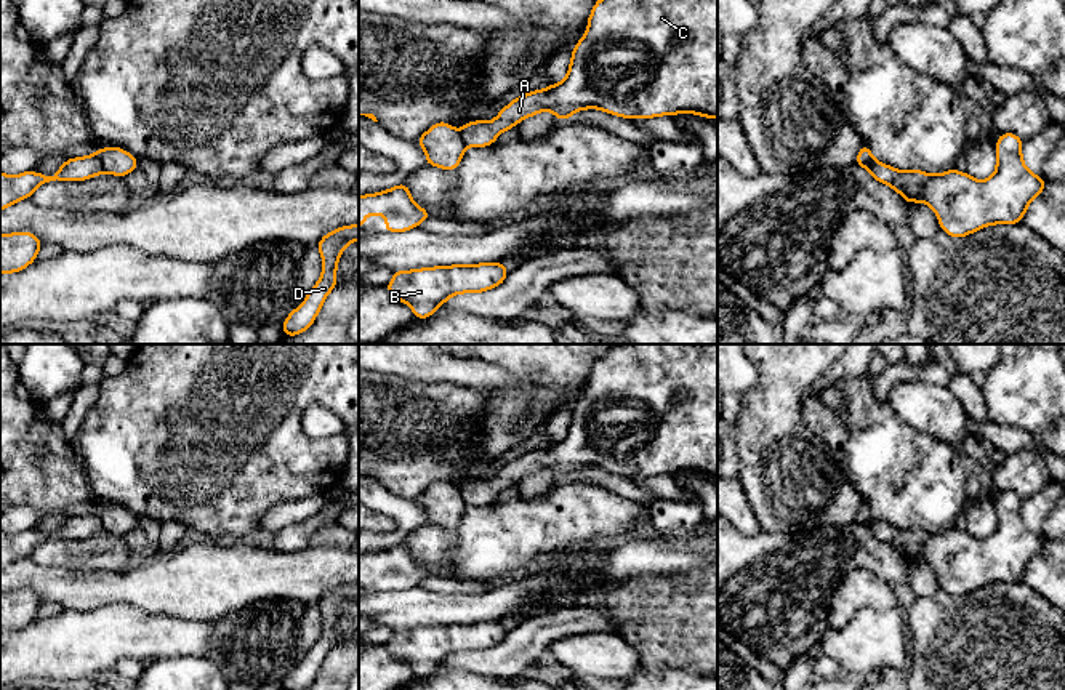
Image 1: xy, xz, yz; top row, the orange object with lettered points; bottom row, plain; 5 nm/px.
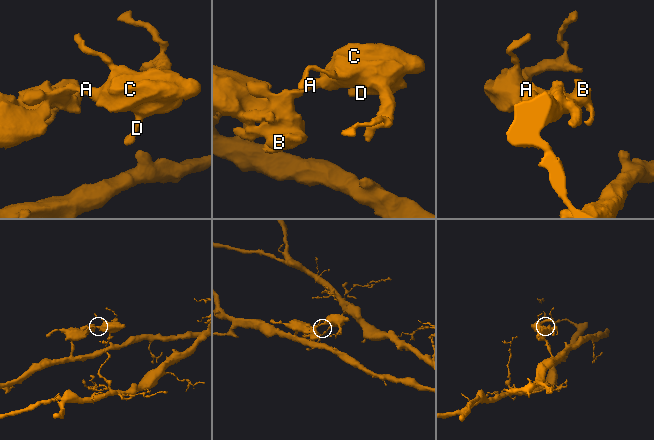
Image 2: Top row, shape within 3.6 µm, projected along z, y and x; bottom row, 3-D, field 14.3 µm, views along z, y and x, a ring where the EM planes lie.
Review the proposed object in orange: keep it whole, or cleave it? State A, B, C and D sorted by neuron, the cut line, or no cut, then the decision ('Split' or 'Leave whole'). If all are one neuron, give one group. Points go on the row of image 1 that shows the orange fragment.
Groups: A C D / B. Split along xy (95, 154), (104, 170). Split

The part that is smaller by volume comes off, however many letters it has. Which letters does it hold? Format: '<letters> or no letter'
A, C, D

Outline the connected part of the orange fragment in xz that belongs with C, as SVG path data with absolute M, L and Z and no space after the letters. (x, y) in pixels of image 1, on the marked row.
M597 0L588 18L588 30L572 51L567 77L548 88L520 94L490 122L468 122L460 134L469 147L485 147L498 134L541 110L569 120L583 109L601 109L623 118L652 118L679 112L717 118L717 0Z

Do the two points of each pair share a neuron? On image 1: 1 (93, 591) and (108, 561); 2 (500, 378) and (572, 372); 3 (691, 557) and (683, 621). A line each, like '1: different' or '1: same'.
1: different
2: different
3: different

